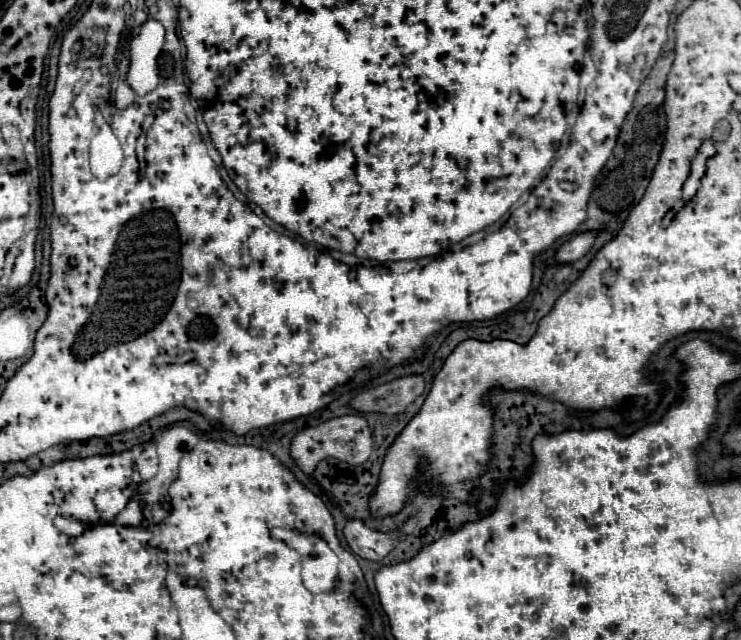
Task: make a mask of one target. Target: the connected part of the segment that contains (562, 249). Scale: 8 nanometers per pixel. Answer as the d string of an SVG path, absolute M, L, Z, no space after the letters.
M590 231L590 233L580 233L580 235L574 235L570 241L566 241L564 245L560 245L554 253L554 263L572 263L576 259L580 259L584 253L588 253L588 249L592 247L594 243L594 237L596 233Z

